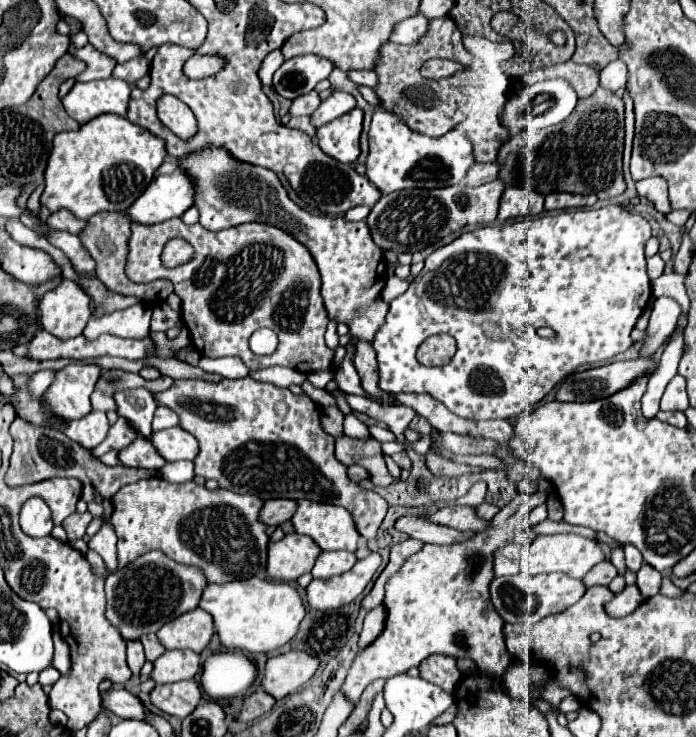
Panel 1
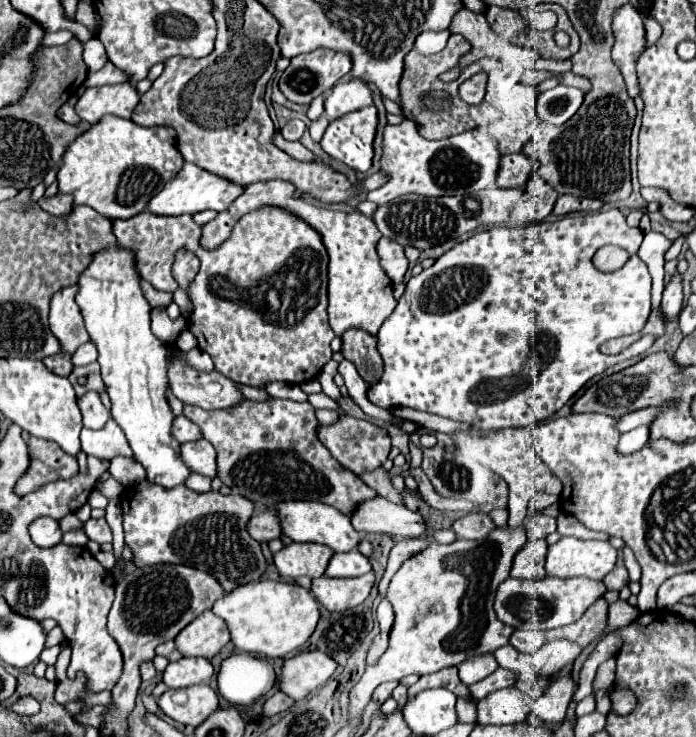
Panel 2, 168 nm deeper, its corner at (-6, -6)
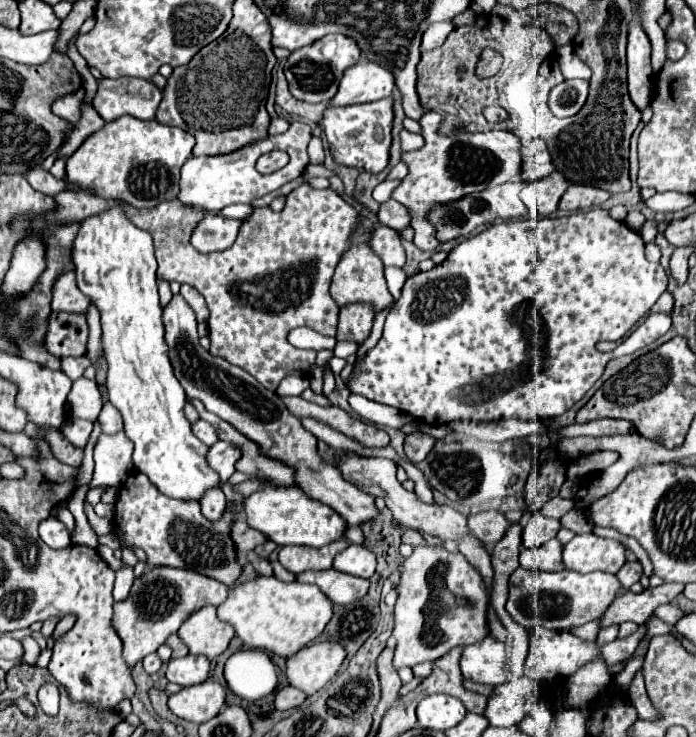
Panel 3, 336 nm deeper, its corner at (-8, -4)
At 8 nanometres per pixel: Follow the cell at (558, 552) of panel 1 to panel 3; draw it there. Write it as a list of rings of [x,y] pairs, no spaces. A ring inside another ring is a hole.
[[[582,534],[582,536],[574,536],[564,546],[562,560],[566,568],[580,574],[588,574],[596,570],[616,574],[626,562],[624,552],[626,548],[618,540],[600,538],[596,534]]]

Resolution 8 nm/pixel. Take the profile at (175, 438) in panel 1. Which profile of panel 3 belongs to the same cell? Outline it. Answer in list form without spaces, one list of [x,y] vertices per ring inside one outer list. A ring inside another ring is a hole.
[[[216,442],[210,452],[208,452],[208,464],[220,474],[222,484],[236,472],[236,462],[242,458],[242,452],[238,450],[238,446],[230,444],[230,442]]]

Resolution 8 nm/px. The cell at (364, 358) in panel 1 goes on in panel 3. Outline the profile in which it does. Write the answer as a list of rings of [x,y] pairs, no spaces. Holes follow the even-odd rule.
[[[350,304],[342,306],[338,314],[338,340],[352,340],[356,344],[362,344],[374,322],[374,306],[370,304]]]

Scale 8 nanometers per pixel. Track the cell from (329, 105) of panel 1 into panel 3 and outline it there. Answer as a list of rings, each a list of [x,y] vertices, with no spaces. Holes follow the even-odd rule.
[[[360,60],[344,72],[338,94],[330,100],[330,106],[364,104],[388,98],[394,92],[394,76],[378,62]]]

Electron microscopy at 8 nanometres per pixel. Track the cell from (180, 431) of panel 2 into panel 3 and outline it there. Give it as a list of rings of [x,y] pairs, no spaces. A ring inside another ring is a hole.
[[[198,420],[194,426],[192,426],[192,432],[196,438],[200,438],[206,446],[212,446],[214,442],[218,442],[218,434],[216,434],[216,428],[204,420]]]

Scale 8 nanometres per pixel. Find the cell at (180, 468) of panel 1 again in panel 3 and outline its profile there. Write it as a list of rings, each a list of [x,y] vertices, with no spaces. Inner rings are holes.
[[[212,488],[204,494],[202,502],[202,514],[210,520],[210,522],[216,522],[218,518],[222,518],[224,514],[224,508],[226,508],[226,498],[224,498],[224,492],[220,488]]]

